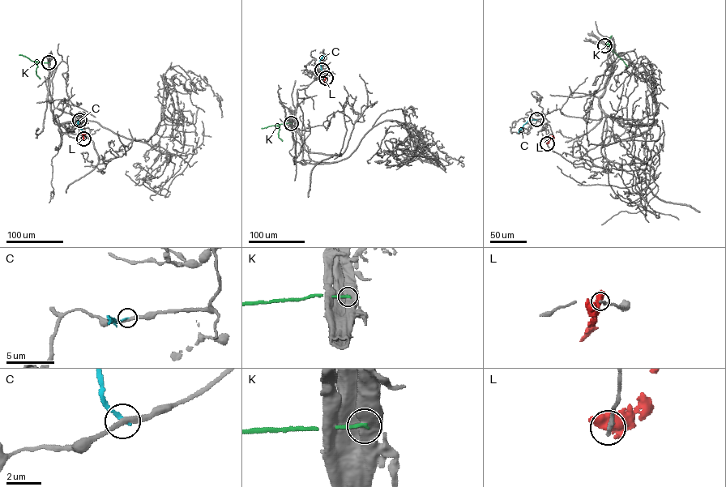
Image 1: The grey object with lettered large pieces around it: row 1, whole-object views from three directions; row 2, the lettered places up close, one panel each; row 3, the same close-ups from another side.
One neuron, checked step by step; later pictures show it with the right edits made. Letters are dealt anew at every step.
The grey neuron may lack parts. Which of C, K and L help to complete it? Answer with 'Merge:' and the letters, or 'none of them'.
Merge: none of them

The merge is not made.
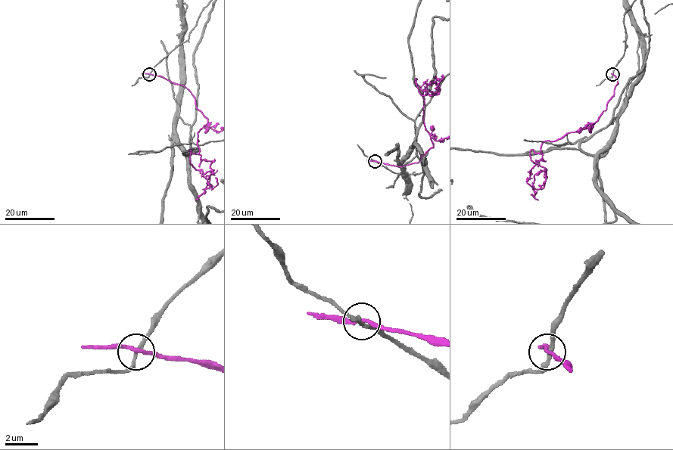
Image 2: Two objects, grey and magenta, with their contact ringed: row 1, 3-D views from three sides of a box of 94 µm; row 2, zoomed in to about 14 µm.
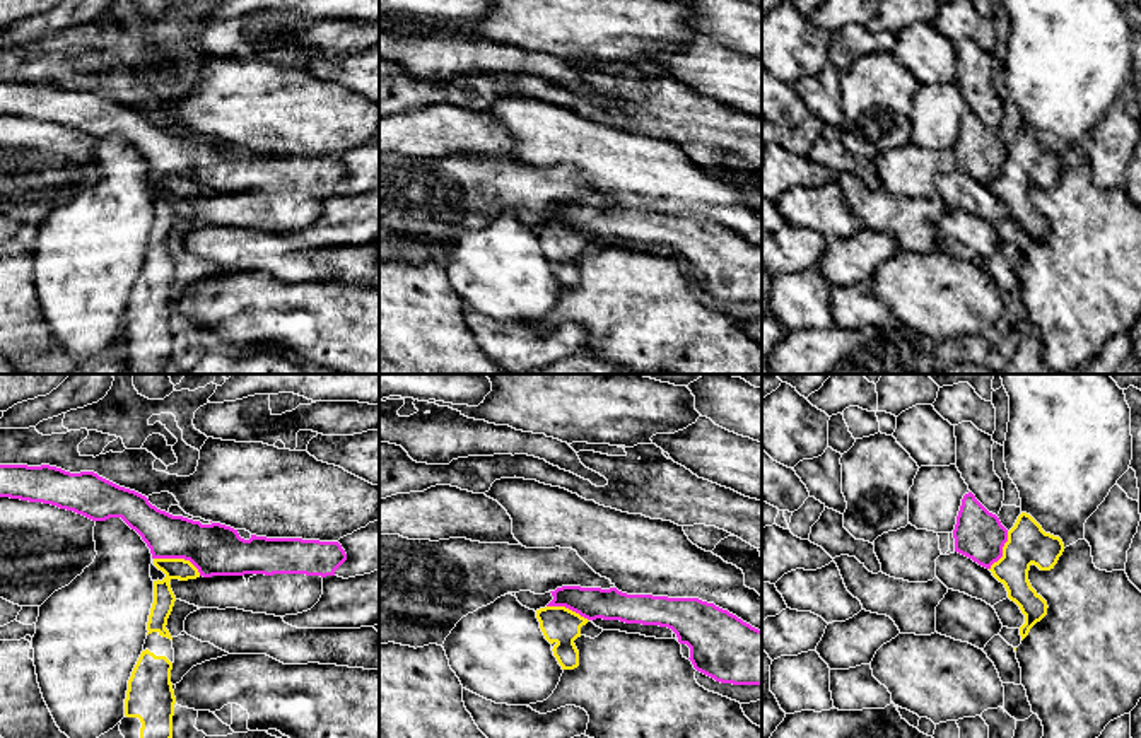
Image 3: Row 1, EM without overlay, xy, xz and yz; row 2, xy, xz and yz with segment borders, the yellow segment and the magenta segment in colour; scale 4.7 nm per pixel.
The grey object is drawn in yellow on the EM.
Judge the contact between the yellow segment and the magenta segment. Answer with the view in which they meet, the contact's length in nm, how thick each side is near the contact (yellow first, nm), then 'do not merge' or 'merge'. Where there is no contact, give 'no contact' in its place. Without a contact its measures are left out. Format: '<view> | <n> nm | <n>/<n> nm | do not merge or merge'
xy | 240 nm | 100/240 nm | do not merge

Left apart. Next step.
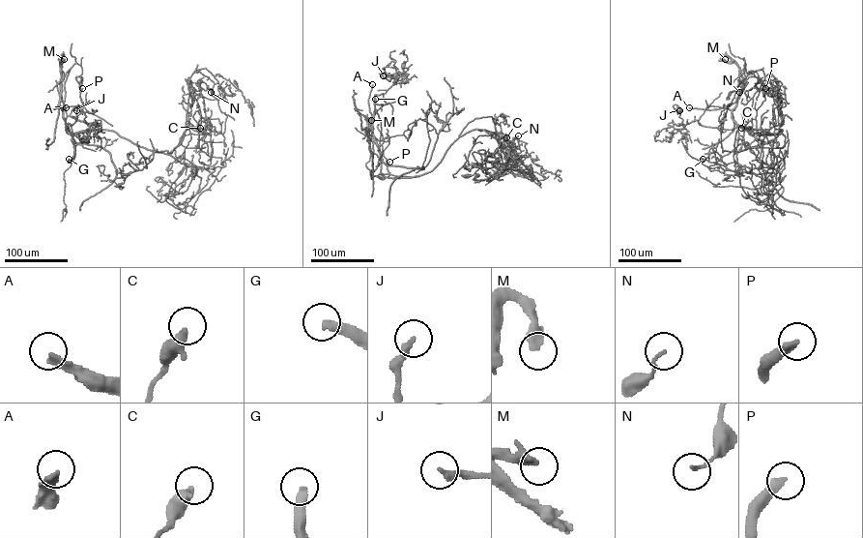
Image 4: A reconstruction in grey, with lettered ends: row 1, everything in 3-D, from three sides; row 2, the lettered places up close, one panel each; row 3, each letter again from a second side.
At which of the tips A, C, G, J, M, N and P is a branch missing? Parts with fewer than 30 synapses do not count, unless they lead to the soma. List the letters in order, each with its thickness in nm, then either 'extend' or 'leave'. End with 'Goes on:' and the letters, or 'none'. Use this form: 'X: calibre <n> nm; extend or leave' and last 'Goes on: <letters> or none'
A: calibre 360 nm; extend
C: calibre 280 nm; leave
G: calibre 340 nm; extend
J: calibre 260 nm; leave
M: calibre 380 nm; leave
N: calibre 100 nm; leave
P: calibre 340 nm; extend
Goes on: A, G, P

